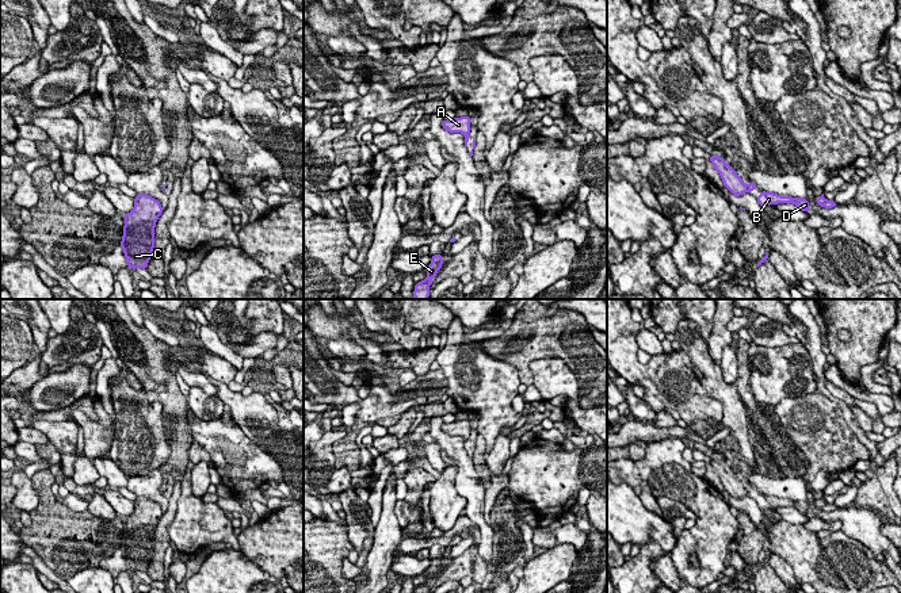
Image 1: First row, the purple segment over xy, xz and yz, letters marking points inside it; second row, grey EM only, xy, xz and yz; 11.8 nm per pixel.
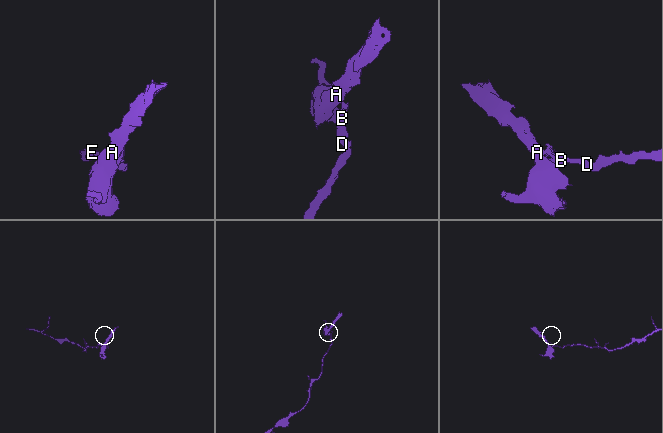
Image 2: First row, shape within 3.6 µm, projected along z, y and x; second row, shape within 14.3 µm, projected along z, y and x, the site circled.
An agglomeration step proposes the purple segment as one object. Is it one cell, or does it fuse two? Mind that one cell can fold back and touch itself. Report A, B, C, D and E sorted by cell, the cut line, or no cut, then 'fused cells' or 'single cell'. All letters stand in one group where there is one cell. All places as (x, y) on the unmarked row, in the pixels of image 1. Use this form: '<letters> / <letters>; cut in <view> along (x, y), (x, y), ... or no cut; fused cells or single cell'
A C / B D E; cut in yz along (745, 489), (747, 494); fused cells

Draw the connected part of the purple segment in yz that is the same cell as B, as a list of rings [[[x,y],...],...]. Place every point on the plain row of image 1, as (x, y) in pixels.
[[[761,494],[756,502],[761,510],[778,506],[794,506],[799,513],[809,516],[809,505],[803,501],[782,500],[774,496]]]

